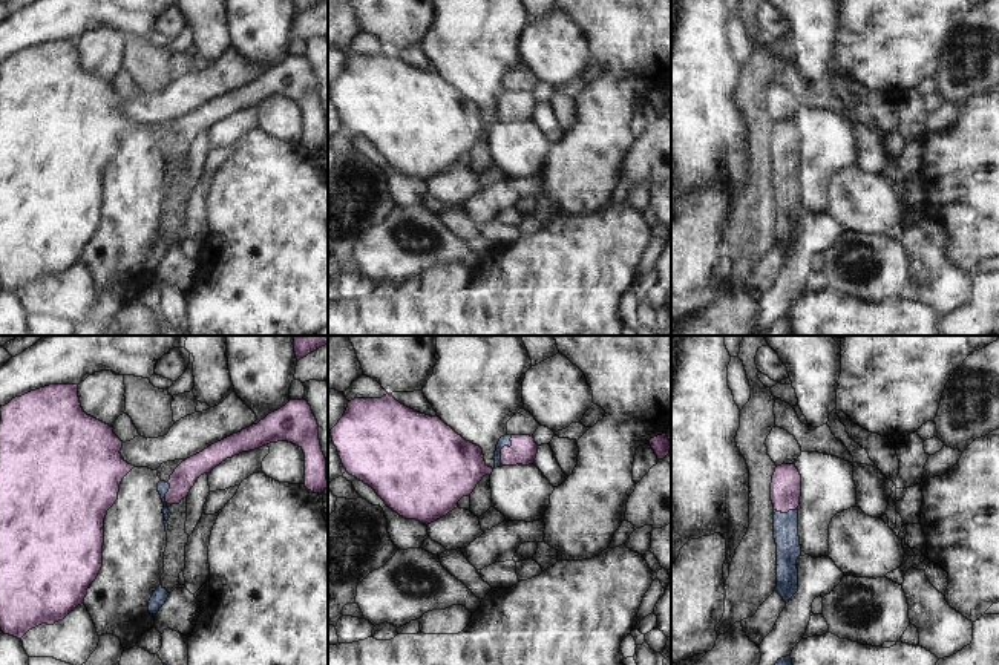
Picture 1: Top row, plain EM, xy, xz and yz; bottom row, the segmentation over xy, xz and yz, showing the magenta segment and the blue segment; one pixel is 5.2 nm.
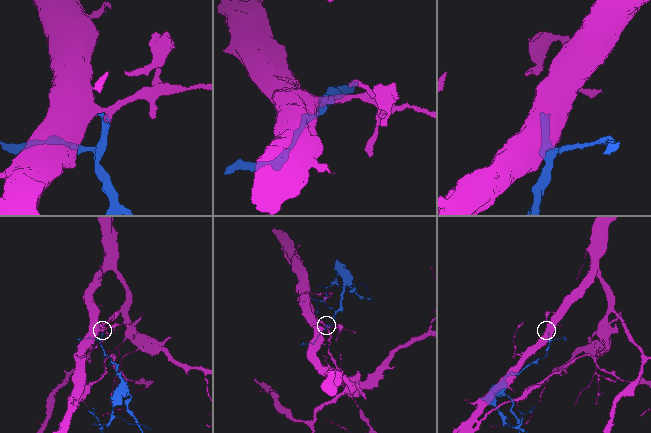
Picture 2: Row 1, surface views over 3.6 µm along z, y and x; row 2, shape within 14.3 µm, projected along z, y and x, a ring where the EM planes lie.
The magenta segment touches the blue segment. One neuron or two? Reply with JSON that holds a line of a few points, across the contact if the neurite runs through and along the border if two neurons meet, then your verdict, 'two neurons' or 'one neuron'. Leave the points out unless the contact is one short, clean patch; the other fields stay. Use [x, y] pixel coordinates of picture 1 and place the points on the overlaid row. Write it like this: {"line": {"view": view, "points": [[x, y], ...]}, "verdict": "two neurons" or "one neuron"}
{"line": {"view": "xz", "points": [[523, 451], [503, 448], [504, 440]]}, "verdict": "one neuron"}

